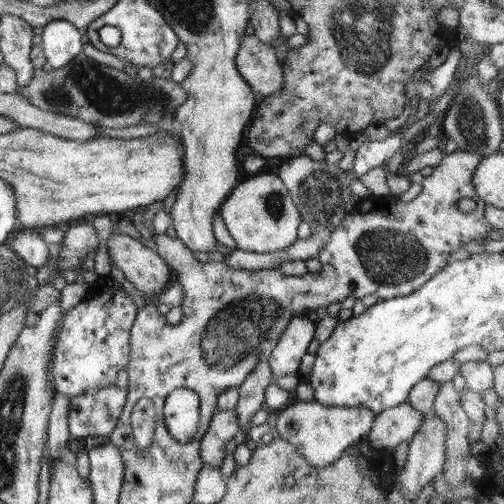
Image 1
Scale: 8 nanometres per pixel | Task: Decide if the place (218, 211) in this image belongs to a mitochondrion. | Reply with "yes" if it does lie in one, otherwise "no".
no

